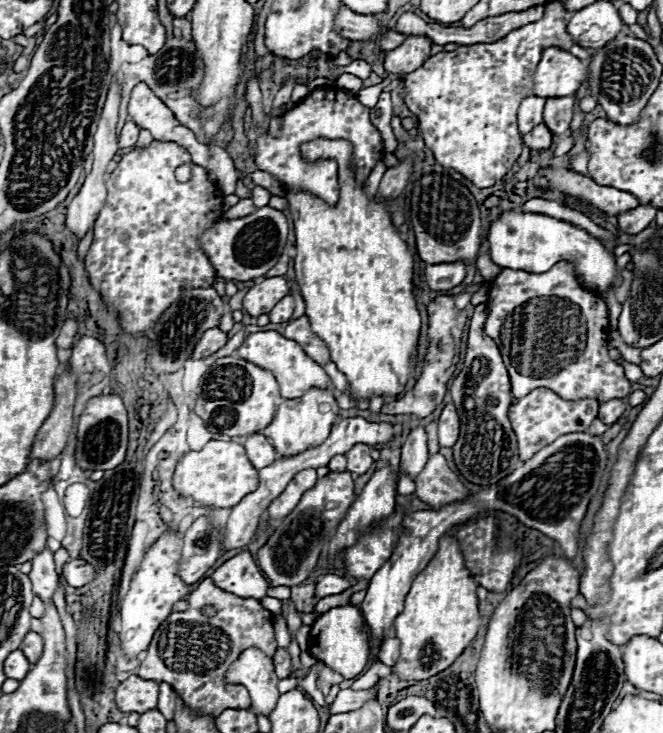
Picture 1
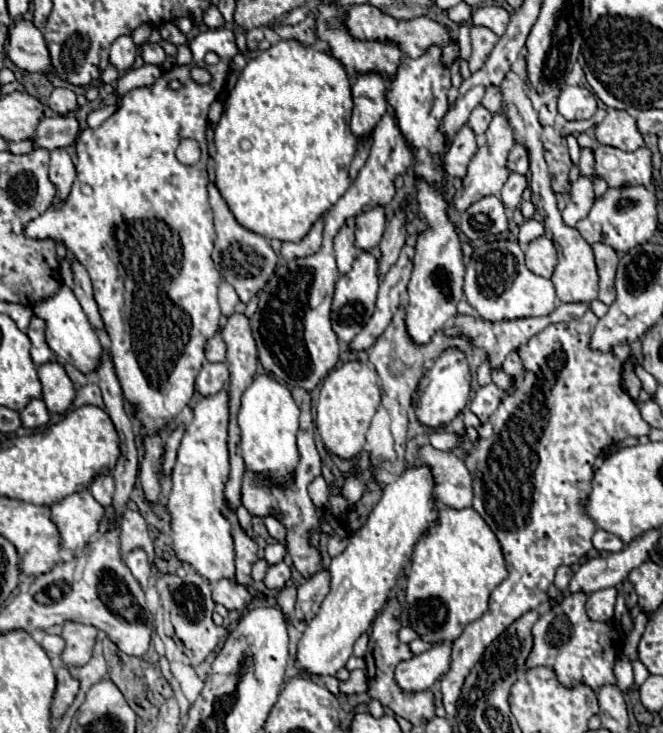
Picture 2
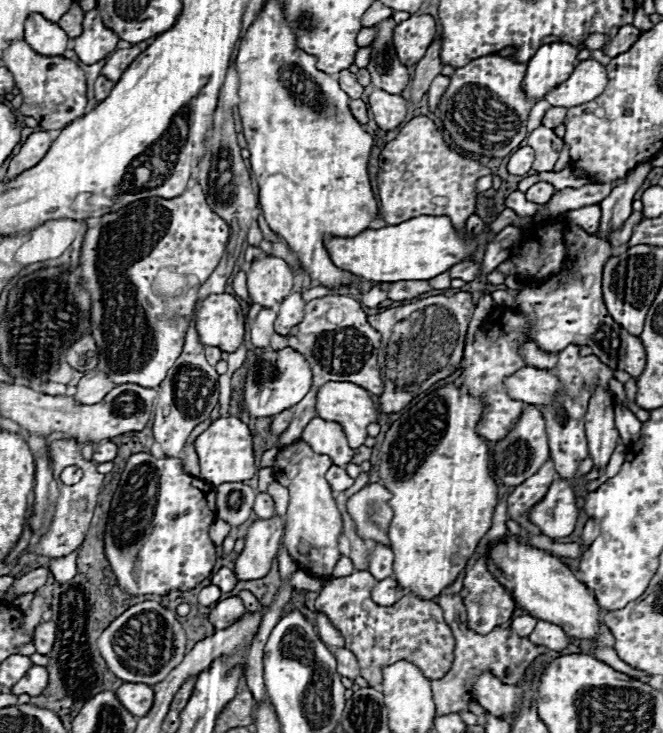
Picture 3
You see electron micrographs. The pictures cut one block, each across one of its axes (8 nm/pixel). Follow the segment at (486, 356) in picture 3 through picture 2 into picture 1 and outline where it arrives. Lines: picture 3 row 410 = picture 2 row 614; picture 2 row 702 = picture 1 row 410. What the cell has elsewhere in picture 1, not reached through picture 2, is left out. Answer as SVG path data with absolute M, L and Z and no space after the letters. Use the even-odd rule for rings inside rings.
M446 404L446 408L442 410L442 416L438 420L438 444L440 448L452 448L458 440L458 430L460 430L460 422L458 422L458 414L454 404Z

